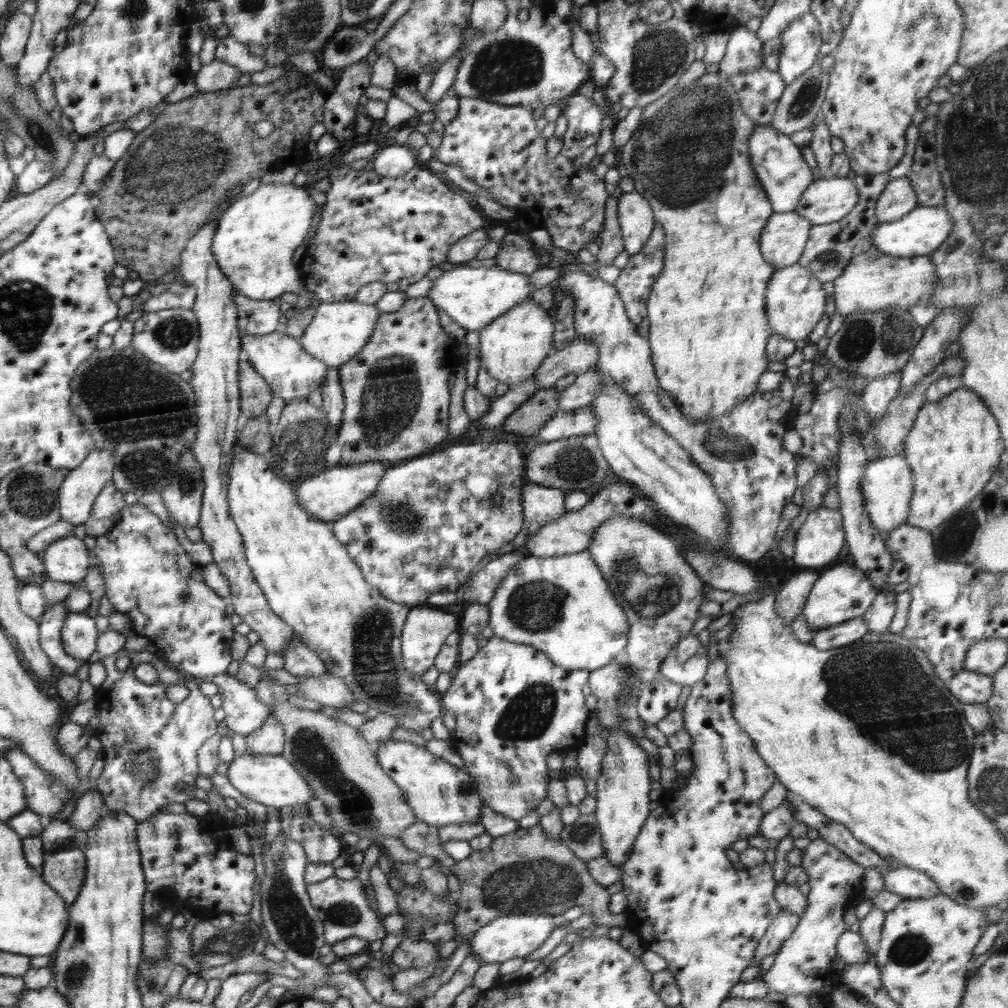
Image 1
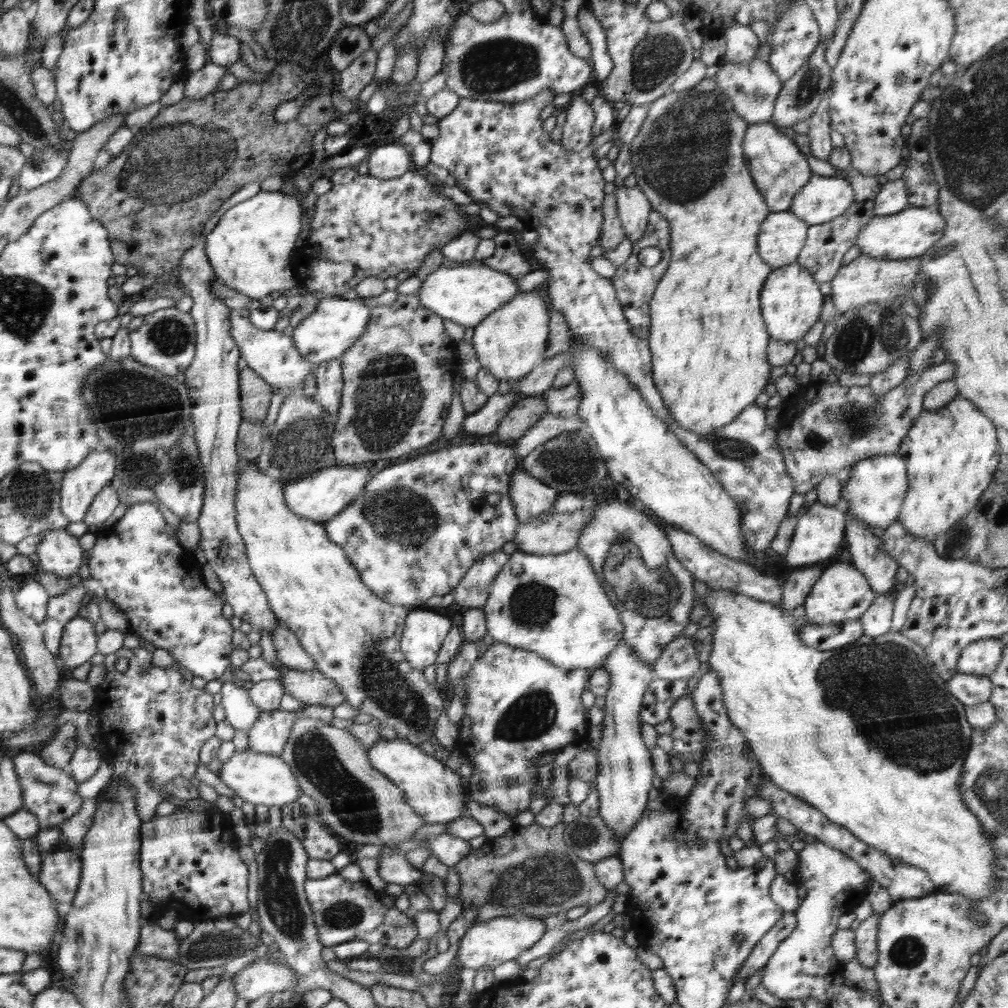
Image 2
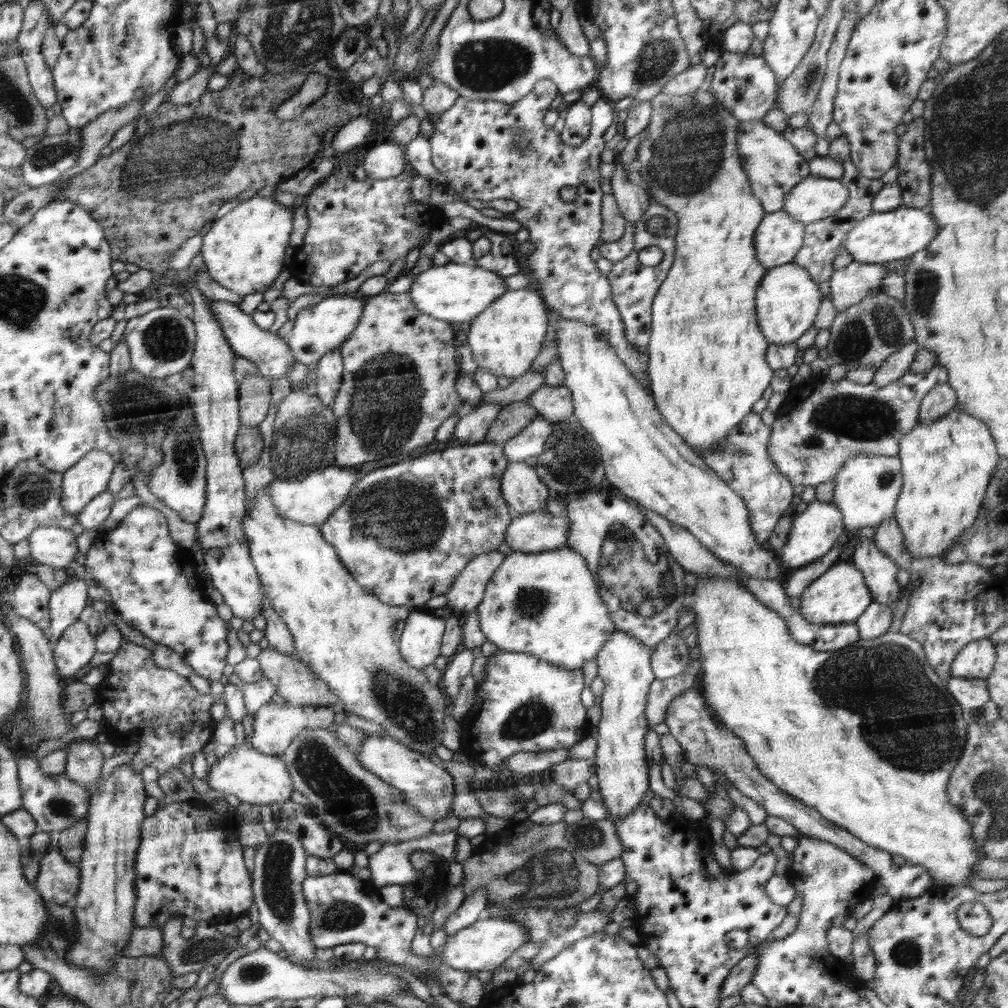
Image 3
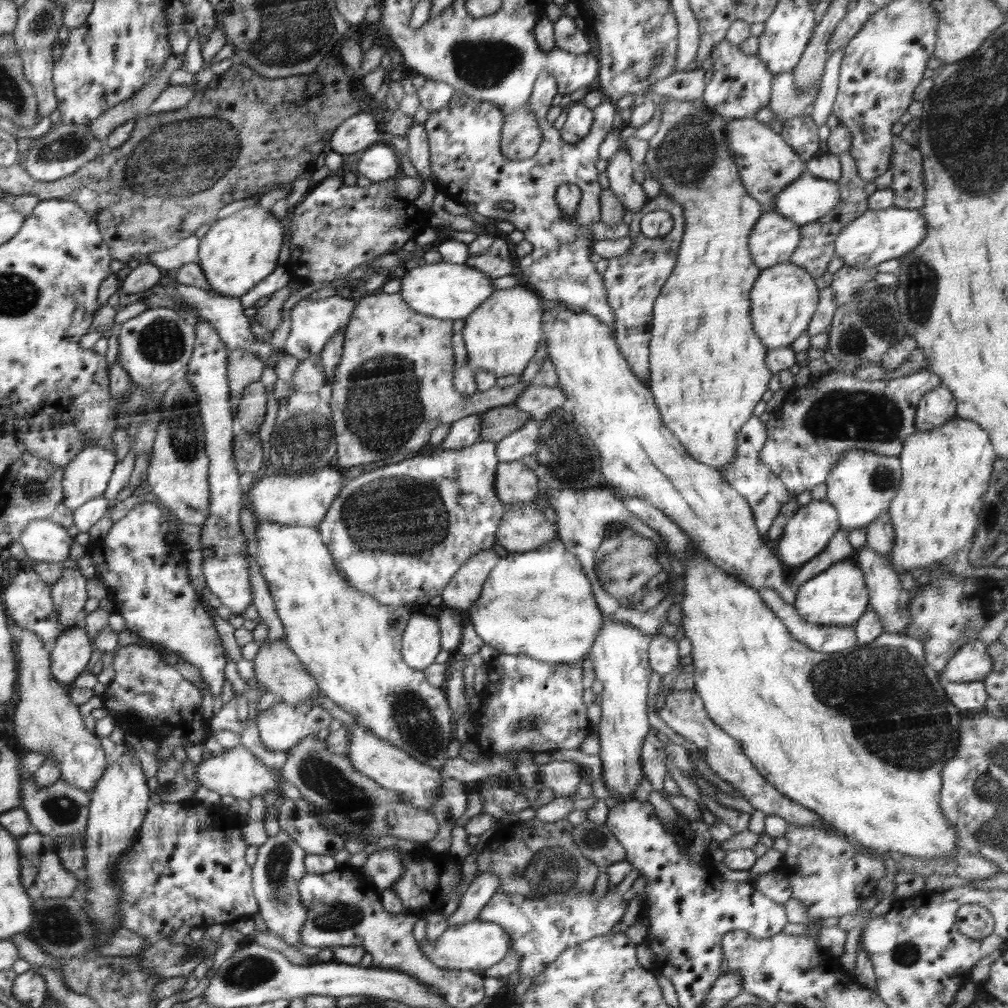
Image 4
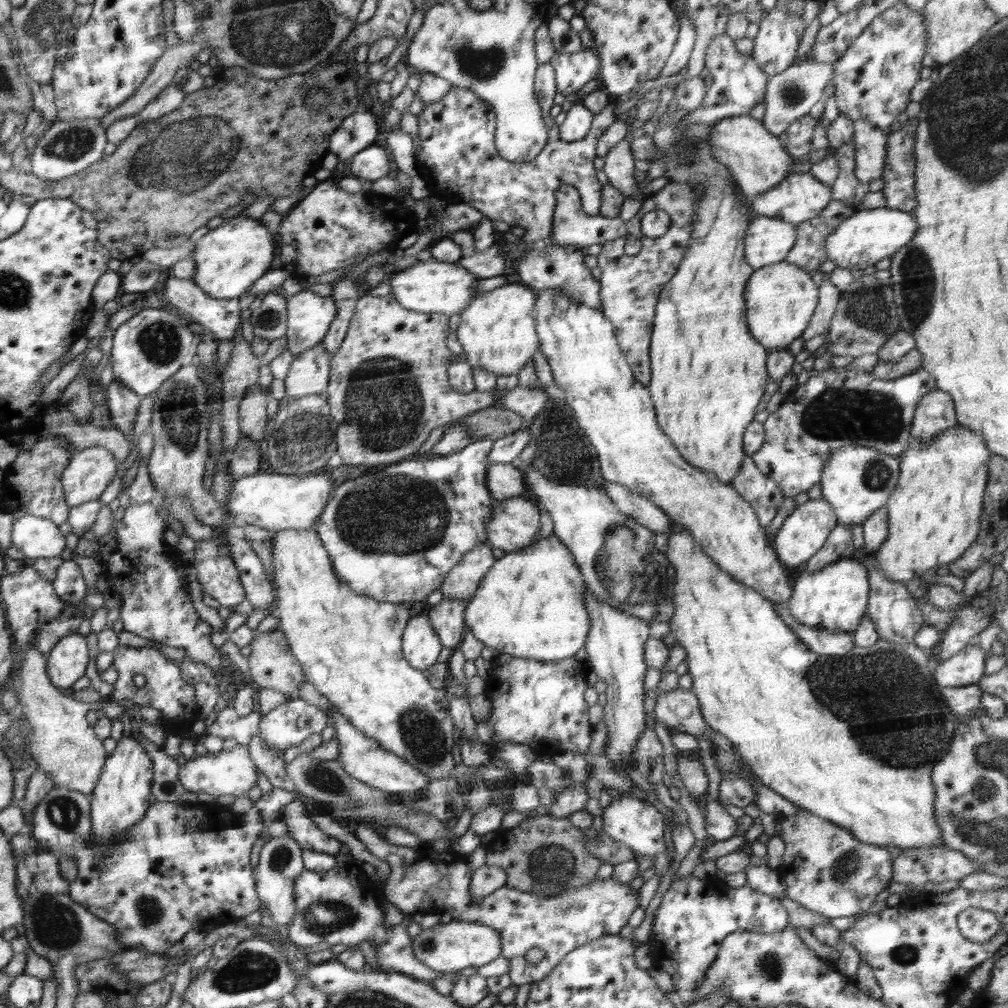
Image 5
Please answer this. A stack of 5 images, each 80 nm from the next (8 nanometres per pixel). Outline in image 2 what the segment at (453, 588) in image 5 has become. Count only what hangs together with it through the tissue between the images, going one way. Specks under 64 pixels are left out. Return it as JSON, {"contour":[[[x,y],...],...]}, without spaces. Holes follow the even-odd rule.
{"contour":[[[500,550],[484,556],[478,564],[470,566],[452,592],[454,602],[469,609],[482,607],[488,598],[491,584],[510,558],[510,555]]]}

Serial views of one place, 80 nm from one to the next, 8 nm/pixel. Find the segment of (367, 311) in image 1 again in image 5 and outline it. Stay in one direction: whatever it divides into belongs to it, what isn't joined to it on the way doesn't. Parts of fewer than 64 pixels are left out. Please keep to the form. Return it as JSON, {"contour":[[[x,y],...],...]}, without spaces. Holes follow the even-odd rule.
{"contour":[[[312,288],[303,289],[287,301],[287,348],[293,355],[302,354],[307,348],[318,344],[326,336],[330,323],[337,317],[334,300],[326,296],[316,296]]]}

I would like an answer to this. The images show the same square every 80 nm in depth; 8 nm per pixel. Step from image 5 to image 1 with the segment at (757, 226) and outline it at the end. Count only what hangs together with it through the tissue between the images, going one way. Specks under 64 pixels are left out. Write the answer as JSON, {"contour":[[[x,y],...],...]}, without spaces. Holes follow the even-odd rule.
{"contour":[[[796,211],[772,213],[762,229],[760,250],[775,270],[797,263],[809,239],[810,221]]]}

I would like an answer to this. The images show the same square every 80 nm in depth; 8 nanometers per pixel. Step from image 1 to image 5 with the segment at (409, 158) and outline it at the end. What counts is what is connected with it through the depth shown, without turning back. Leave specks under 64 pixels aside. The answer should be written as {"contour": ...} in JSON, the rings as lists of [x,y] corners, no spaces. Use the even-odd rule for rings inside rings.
{"contour":[[[371,145],[358,152],[350,162],[350,171],[362,181],[376,181],[390,171],[388,152],[382,145]]]}

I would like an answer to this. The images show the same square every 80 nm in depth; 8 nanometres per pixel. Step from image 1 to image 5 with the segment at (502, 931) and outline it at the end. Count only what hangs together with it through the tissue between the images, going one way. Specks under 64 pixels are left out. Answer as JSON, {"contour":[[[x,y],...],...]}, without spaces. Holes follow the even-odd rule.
{"contour":[[[446,919],[440,925],[425,929],[411,940],[416,960],[440,973],[458,973],[470,966],[481,967],[492,963],[501,954],[501,940],[497,930],[478,922]]]}

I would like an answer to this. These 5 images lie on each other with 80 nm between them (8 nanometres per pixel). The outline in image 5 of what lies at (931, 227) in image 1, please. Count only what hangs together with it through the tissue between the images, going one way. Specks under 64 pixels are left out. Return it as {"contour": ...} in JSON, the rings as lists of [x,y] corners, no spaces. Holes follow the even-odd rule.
{"contour":[[[885,206],[872,210],[862,209],[838,224],[825,238],[823,247],[828,260],[835,262],[837,267],[861,272],[899,251],[914,238],[916,231],[917,224],[912,211],[902,212]]]}

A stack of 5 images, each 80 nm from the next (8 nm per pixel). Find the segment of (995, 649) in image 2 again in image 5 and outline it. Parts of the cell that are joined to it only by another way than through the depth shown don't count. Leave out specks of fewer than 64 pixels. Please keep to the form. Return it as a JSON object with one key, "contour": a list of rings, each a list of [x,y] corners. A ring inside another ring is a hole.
{"contour":[[[977,644],[968,645],[958,654],[936,665],[933,677],[941,689],[977,684],[985,675],[984,662],[984,650]]]}

